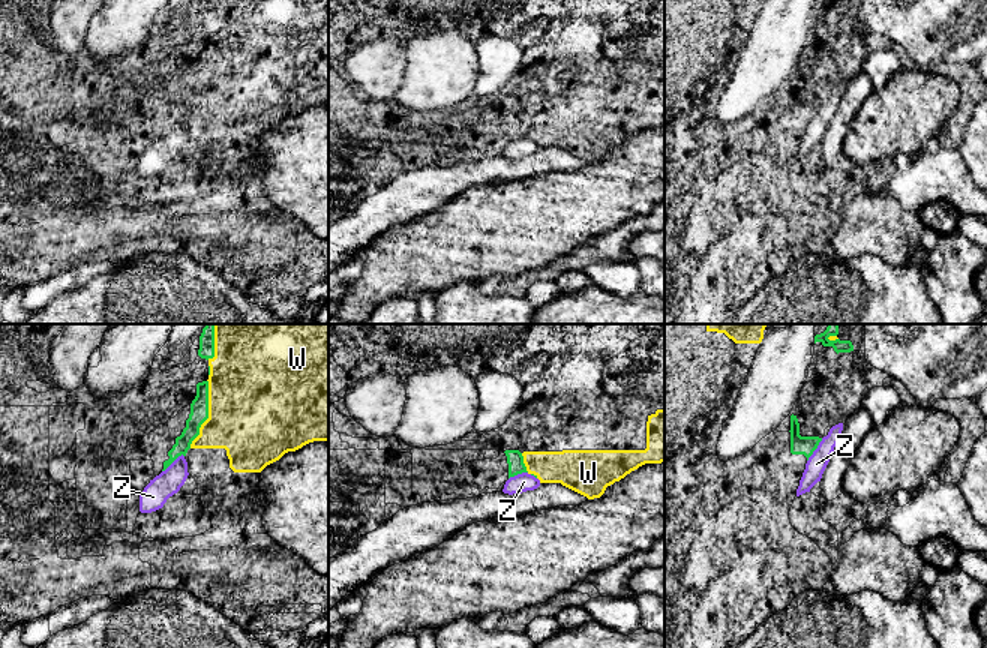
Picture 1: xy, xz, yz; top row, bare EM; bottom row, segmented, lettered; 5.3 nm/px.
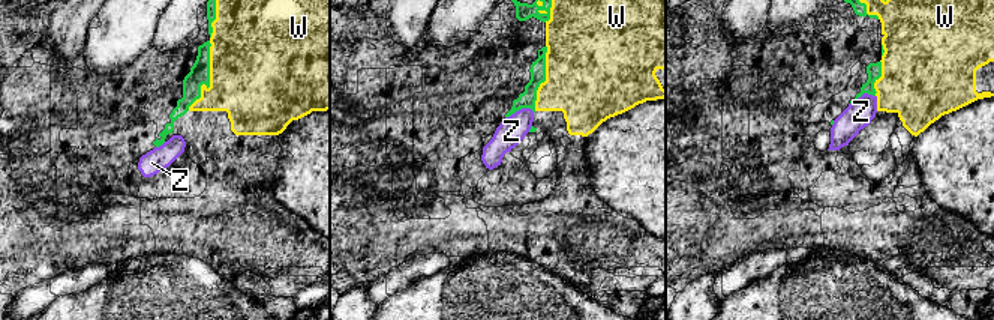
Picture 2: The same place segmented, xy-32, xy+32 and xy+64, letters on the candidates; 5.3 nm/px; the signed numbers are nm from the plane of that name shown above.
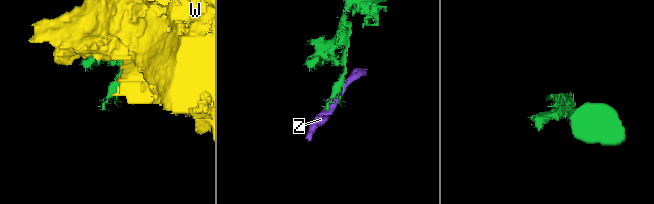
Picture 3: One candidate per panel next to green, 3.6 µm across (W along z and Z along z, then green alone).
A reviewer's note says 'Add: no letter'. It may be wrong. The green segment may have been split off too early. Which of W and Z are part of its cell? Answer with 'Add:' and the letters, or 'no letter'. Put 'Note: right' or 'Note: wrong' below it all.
Add: no letter
Note: right

